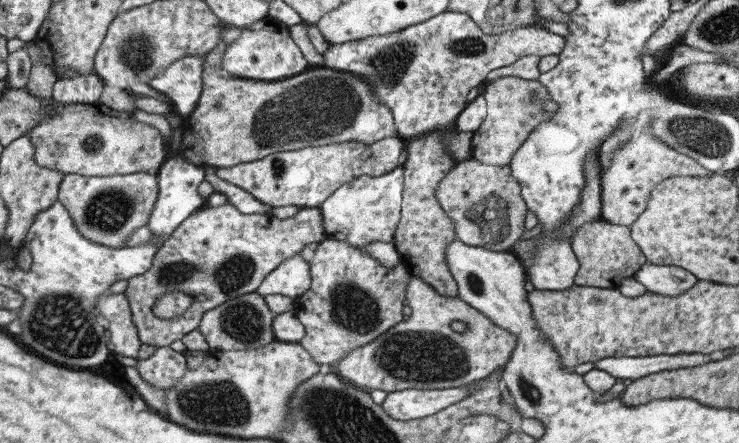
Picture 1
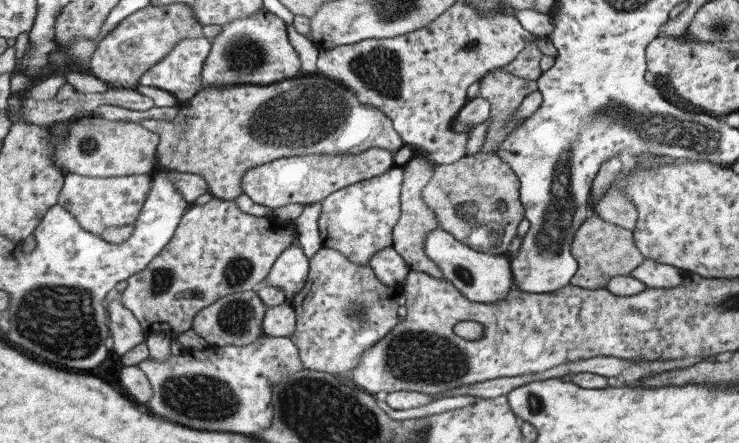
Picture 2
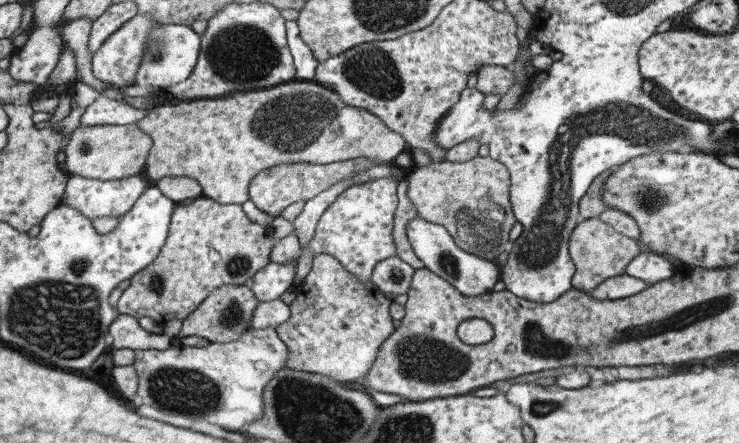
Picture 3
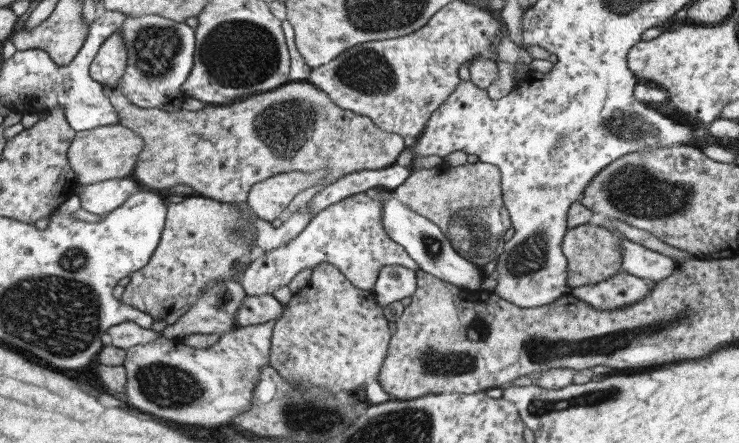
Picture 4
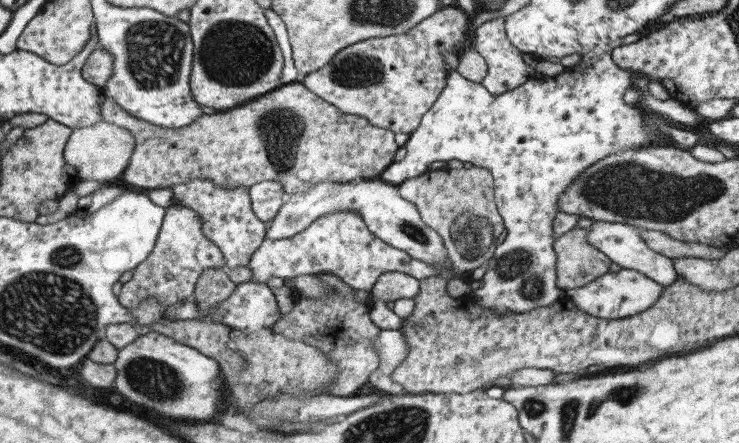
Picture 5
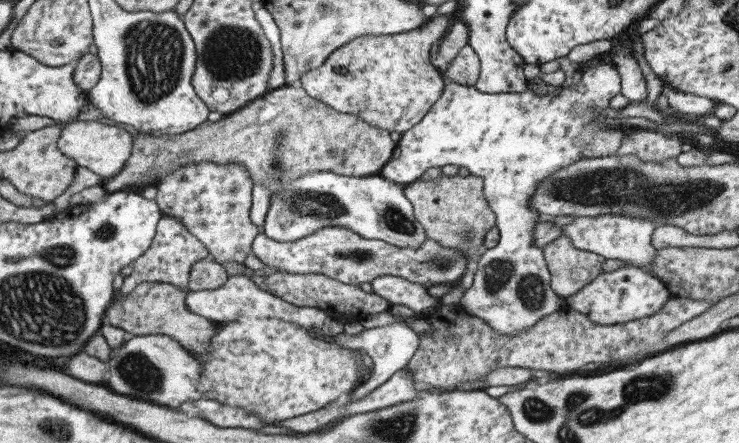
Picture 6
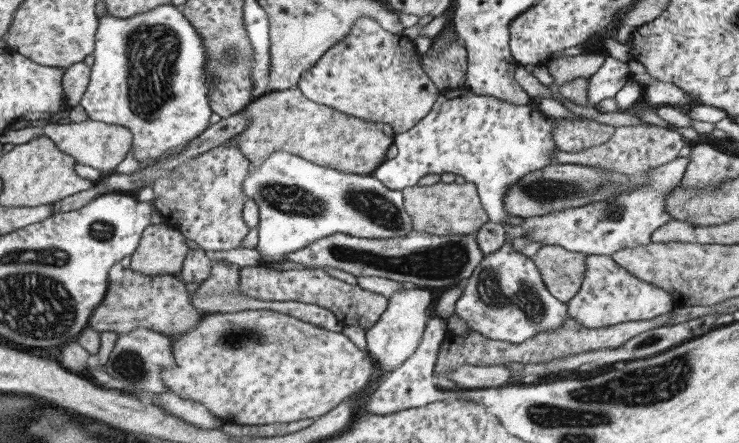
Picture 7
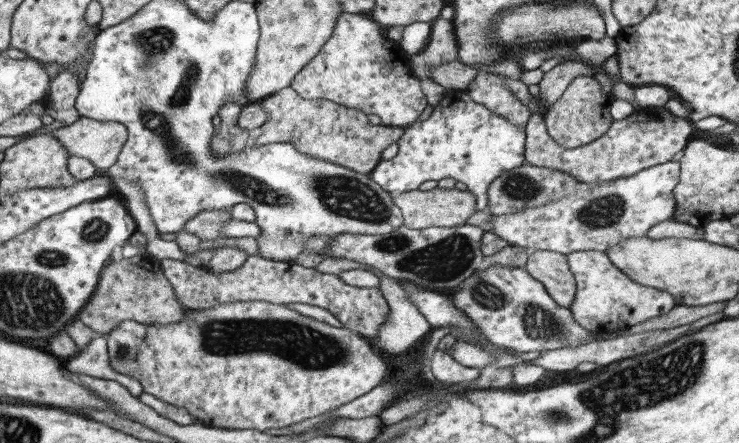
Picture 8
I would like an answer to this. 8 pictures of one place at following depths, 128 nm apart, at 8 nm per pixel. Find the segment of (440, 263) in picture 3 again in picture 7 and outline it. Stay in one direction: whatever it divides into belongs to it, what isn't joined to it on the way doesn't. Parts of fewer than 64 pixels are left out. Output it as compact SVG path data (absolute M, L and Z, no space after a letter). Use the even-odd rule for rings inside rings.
M285 151L269 154L257 167L249 166L241 188L245 200L251 198L257 204L259 220L254 249L268 262L280 264L287 254L329 234L389 238L413 229L399 190L385 188L371 174L345 173Z

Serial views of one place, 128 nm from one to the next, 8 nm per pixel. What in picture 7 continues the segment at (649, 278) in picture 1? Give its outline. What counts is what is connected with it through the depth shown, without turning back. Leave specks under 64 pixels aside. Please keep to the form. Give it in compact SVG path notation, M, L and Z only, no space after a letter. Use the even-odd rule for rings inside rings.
M688 156L675 157L665 164L649 169L637 175L641 177L639 185L621 190L605 201L593 201L587 205L569 207L534 217L525 217L518 228L521 236L543 246L553 244L569 252L583 255L611 256L617 250L647 245L651 233L670 220L665 211L665 194L669 194L680 182L689 163Z

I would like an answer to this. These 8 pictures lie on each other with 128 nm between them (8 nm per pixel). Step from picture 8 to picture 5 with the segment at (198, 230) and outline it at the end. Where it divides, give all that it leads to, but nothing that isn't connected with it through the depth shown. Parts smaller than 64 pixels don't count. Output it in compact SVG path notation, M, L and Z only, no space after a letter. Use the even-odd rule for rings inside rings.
M195 178L186 183L171 186L172 204L187 206L201 218L201 232L223 254L225 269L246 266L253 251L261 244L267 224L259 220L249 200L249 187L239 185L233 189L215 187L211 179Z

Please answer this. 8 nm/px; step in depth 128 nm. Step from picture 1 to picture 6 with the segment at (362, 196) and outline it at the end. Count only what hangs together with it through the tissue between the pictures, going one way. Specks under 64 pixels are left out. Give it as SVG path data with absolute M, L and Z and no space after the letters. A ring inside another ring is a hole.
M323 226L293 242L275 242L267 238L264 233L257 233L252 240L251 253L265 266L272 267L276 271L295 274L322 274L339 282L357 286L360 286L362 282L370 283L374 278L383 275L405 278L409 282L419 283L426 287L437 284L444 285L446 282L455 282L455 280L461 279L469 265L468 258L465 258L460 250L455 250L453 247L443 247L431 239L425 239L417 248L397 247L379 239L359 237L351 230L341 228L341 226Z

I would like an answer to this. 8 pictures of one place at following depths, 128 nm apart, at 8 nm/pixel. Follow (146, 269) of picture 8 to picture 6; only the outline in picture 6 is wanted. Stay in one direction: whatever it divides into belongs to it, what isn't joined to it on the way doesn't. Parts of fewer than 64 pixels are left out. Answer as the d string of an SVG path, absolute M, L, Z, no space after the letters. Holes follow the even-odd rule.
M141 282L128 294L122 295L121 290L114 296L110 306L105 310L105 314L102 317L102 325L111 326L115 328L121 328L128 333L128 336L132 335L148 335L148 334L164 334L176 340L185 350L191 353L206 352L207 345L209 345L209 339L213 333L217 333L215 328L215 322L209 321L207 318L198 316L198 314L189 311L185 307L185 298L188 294L188 290L185 287L177 287L171 283L164 282Z

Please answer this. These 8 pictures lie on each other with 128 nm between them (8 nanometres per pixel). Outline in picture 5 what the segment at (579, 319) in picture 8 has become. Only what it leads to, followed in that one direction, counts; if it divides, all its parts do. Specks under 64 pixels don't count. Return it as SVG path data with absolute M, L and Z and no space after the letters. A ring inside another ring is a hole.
M619 269L616 272L602 274L591 282L564 293L580 312L601 319L621 319L634 316L654 306L663 290L660 284L644 274L634 270Z

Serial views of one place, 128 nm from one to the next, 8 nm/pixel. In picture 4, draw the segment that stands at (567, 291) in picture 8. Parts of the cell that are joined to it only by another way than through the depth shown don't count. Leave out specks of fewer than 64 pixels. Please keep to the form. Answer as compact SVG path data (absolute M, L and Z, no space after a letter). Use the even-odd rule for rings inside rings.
M583 223L567 229L561 239L561 252L567 260L567 279L569 289L592 285L620 272L621 246L619 238L609 230L599 226Z

